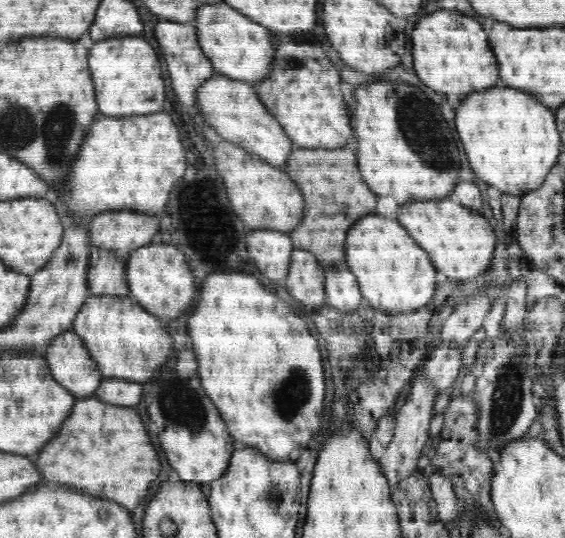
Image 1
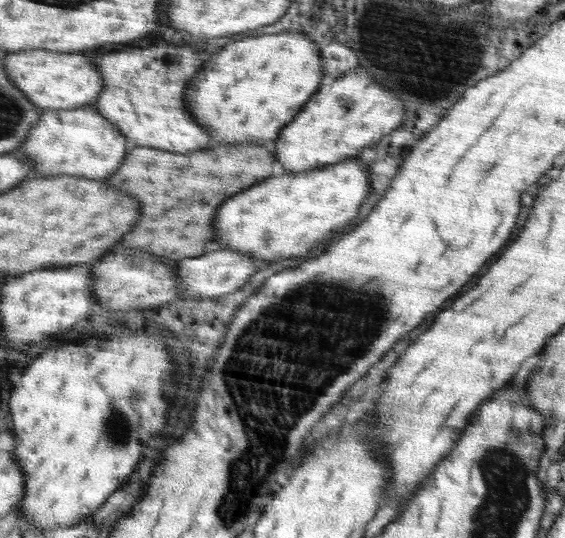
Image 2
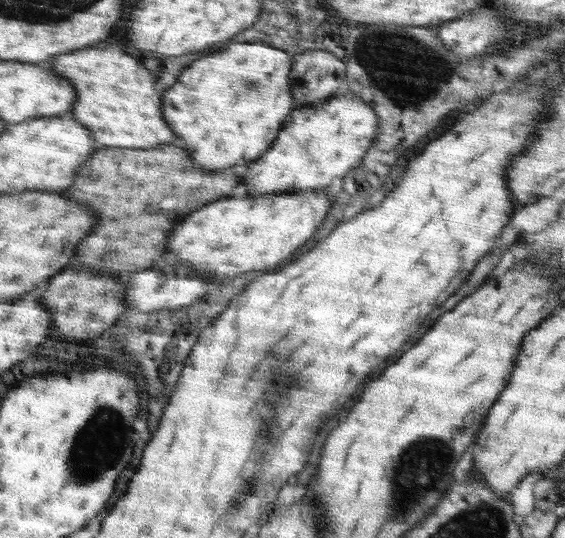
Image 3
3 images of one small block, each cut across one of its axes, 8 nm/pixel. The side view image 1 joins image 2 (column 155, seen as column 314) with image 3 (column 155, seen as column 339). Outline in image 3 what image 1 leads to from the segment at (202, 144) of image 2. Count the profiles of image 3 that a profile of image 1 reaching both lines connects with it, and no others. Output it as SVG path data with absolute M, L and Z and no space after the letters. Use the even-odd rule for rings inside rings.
M100 44L74 50L58 57L51 57L46 64L52 67L56 73L60 73L62 77L66 77L70 81L70 85L74 86L78 98L69 114L90 129L90 133L96 141L96 148L154 149L176 140L176 134L166 125L166 121L162 117L162 96L164 96L165 89L156 87L158 74L146 69L142 59L133 57L118 46L102 46Z

